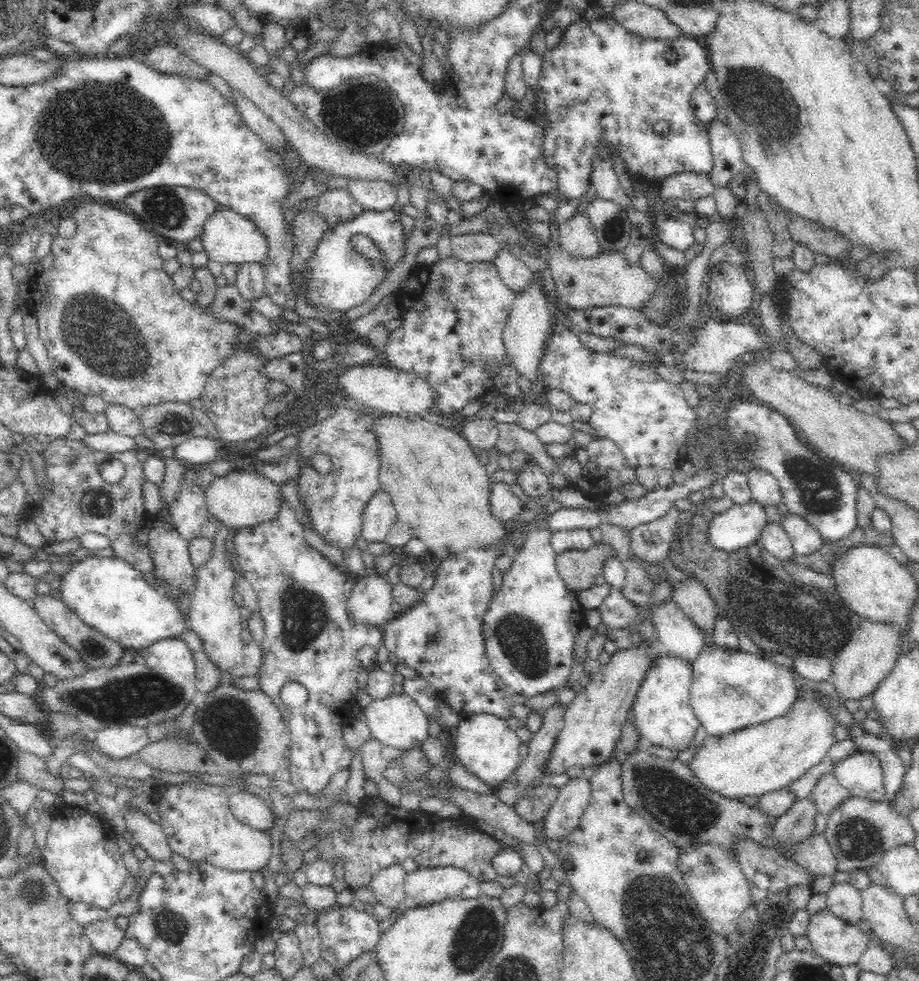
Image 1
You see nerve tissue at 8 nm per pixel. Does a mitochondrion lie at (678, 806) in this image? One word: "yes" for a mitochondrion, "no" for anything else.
yes

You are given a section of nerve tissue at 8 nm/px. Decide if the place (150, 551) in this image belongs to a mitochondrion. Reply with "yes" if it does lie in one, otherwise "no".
no

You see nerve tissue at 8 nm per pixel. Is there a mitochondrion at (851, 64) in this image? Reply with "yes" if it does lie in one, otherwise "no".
no

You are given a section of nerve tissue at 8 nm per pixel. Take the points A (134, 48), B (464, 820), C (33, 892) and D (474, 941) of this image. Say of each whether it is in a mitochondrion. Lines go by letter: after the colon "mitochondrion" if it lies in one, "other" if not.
A: other
B: other
C: mitochondrion
D: mitochondrion

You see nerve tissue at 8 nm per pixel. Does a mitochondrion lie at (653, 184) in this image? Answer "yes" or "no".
no

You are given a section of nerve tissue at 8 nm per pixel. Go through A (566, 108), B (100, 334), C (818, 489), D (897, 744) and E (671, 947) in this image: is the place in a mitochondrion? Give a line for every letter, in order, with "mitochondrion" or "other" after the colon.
A: mitochondrion
B: mitochondrion
C: mitochondrion
D: other
E: mitochondrion

